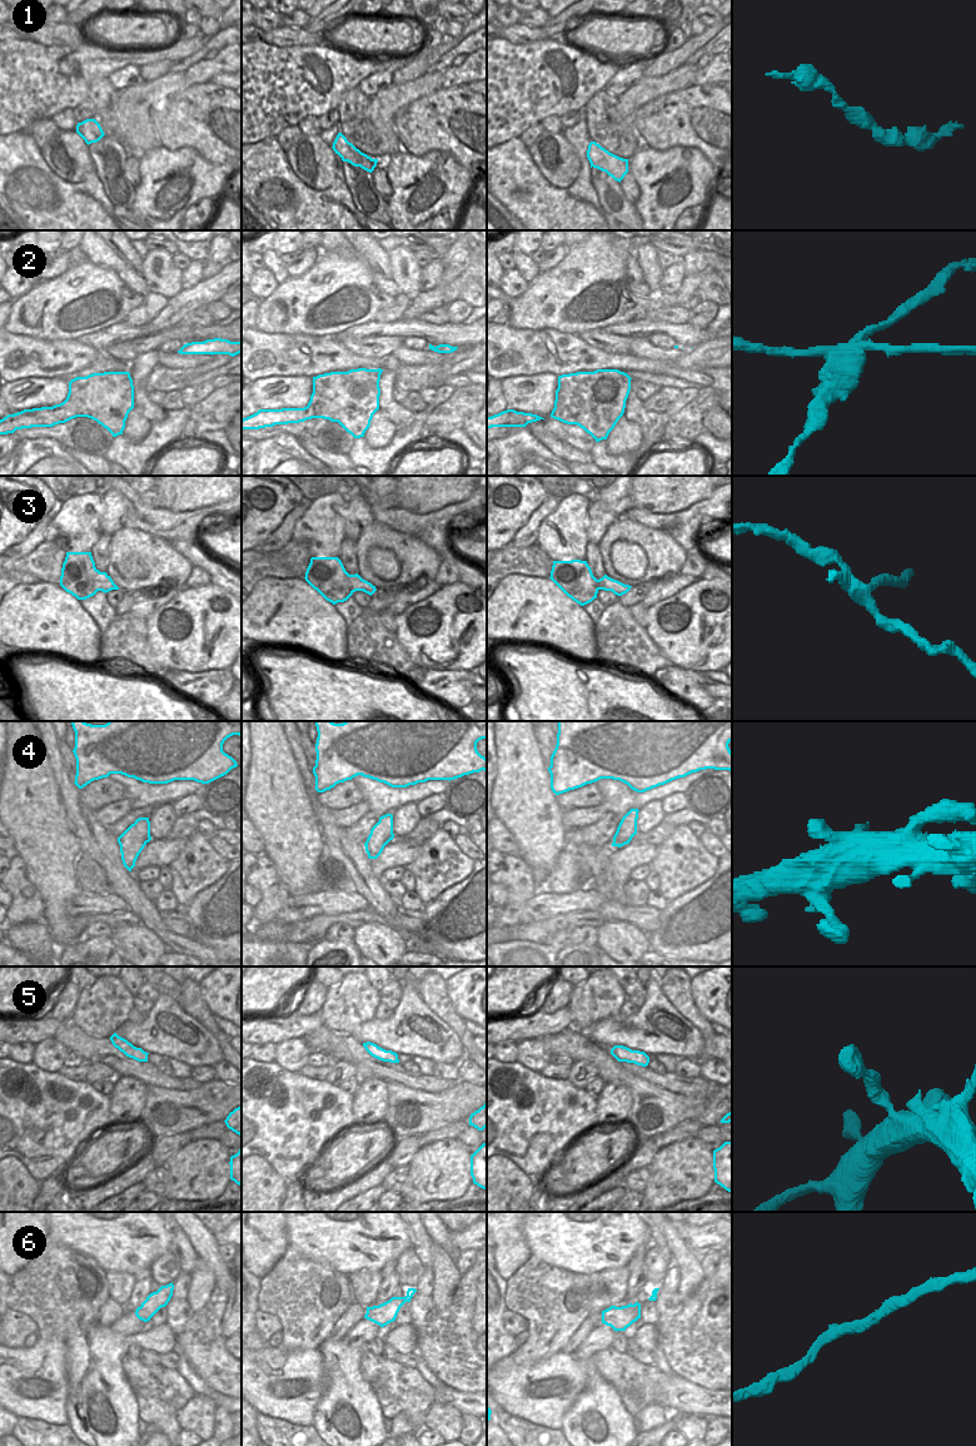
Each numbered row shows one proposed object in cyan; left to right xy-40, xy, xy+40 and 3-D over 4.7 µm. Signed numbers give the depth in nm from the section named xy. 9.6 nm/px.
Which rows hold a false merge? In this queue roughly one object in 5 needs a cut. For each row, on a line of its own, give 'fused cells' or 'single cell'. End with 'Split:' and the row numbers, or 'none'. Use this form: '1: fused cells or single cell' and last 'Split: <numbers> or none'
1: single cell
2: fused cells
3: fused cells
4: fused cells
5: single cell
6: single cell
Split: 2, 3, 4

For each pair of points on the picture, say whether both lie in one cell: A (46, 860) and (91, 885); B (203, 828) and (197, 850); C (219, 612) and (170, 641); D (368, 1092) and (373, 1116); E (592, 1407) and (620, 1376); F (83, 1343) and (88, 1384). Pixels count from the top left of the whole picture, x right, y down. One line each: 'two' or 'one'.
A: two
B: two
C: one
D: one
E: two
F: one

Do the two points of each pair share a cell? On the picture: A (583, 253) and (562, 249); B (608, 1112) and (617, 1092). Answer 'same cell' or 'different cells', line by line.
A: different cells
B: same cell

